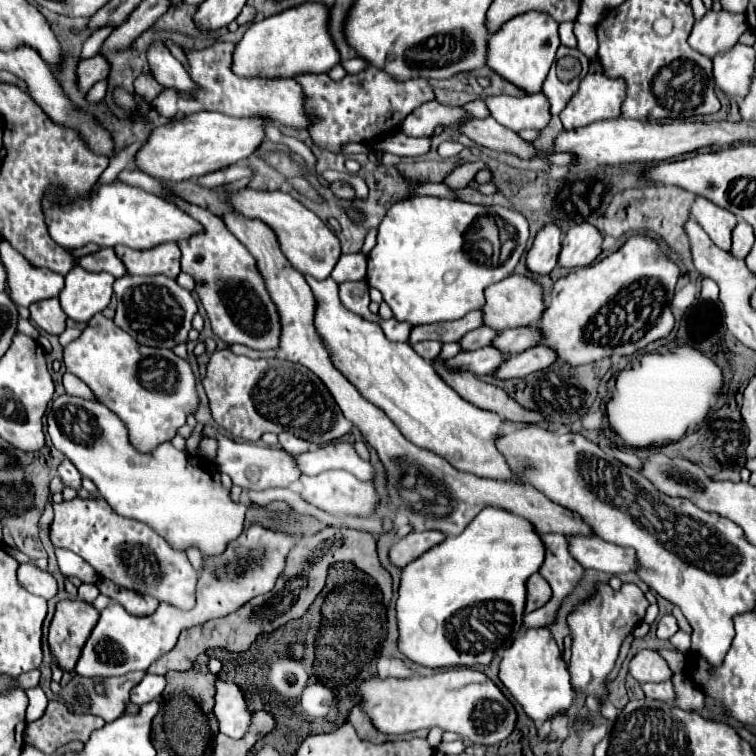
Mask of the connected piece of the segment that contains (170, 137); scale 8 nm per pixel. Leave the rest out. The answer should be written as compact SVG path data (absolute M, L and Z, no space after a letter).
M197 112L183 116L179 120L171 120L165 126L153 128L149 138L135 154L135 168L151 178L183 182L189 178L203 176L207 172L215 172L237 164L251 156L259 144L263 142L263 126L261 118L231 118L221 112Z

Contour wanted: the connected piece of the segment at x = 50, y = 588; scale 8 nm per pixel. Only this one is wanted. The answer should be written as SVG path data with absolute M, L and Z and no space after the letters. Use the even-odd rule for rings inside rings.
M31 562L19 566L17 578L19 578L19 584L27 592L31 592L35 596L41 596L45 600L51 600L57 594L57 580L53 578L53 574L47 572L47 570L39 570Z

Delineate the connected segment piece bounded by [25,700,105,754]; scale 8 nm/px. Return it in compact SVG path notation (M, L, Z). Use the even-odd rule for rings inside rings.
M49 702L45 714L37 720L37 722L31 722L27 724L25 728L25 743L33 744L35 748L39 748L41 752L45 754L53 754L59 746L71 742L71 740L81 740L81 742L87 742L87 738L91 736L93 730L97 728L103 728L103 720L97 718L97 716L89 716L89 714L73 714L67 710L67 706L63 702Z

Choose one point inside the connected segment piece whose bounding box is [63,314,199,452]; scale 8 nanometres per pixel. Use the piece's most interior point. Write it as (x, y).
(153, 390)

